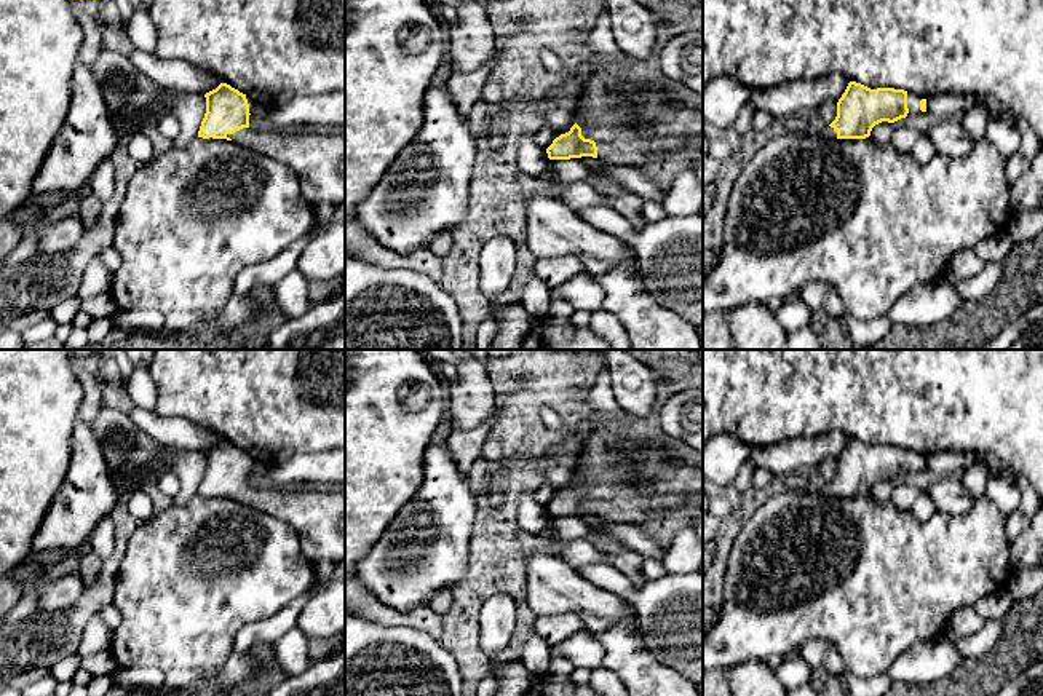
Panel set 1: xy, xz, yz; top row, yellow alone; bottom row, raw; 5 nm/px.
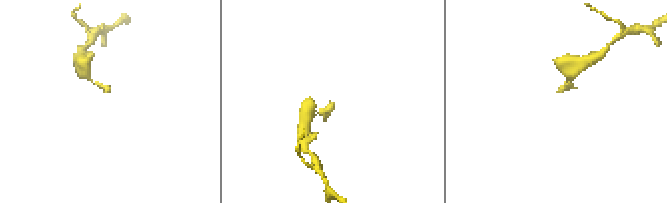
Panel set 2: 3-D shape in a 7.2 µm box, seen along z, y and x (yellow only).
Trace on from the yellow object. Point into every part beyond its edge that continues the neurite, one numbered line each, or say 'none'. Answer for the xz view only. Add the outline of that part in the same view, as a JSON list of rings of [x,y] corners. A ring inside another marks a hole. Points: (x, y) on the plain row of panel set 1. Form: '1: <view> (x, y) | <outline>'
1: xz (630, 481) | [[[607,423],[589,436],[577,482],[585,496],[596,500],[597,516],[640,527],[655,514],[703,503],[703,469],[669,460],[664,447],[652,441],[621,441]]]

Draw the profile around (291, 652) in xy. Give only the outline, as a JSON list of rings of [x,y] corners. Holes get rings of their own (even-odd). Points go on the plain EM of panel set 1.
[[[297,627],[273,643],[276,664],[286,677],[299,675],[311,664],[308,658],[308,637]]]

